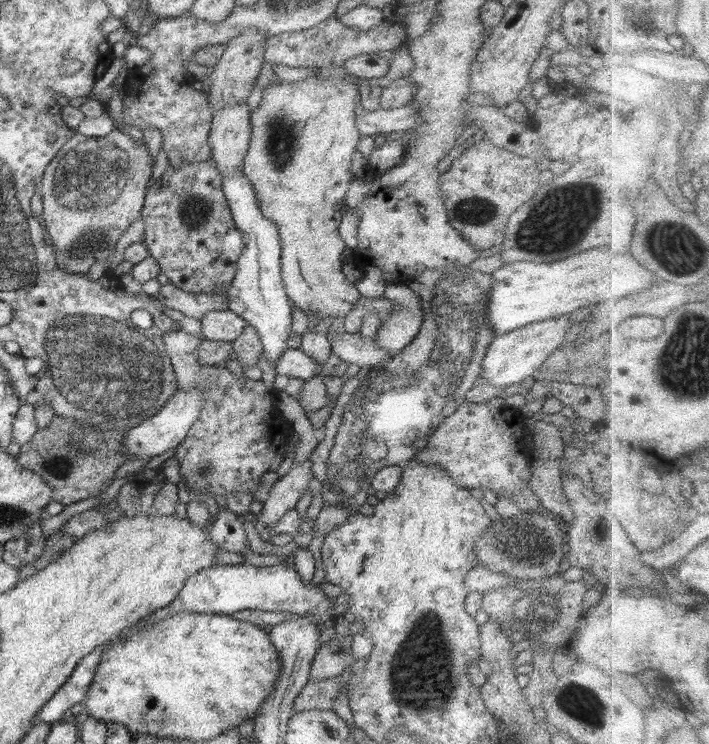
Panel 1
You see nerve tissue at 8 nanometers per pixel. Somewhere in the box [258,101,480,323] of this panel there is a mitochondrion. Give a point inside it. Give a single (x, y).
(281, 142)

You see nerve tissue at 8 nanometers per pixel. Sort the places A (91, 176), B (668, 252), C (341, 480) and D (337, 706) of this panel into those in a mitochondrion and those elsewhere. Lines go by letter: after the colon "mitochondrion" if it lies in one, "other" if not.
A: mitochondrion
B: mitochondrion
C: mitochondrion
D: other

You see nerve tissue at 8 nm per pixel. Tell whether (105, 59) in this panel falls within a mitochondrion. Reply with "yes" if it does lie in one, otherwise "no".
no

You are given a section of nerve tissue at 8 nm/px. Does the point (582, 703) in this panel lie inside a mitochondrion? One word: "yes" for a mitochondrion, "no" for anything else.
yes

